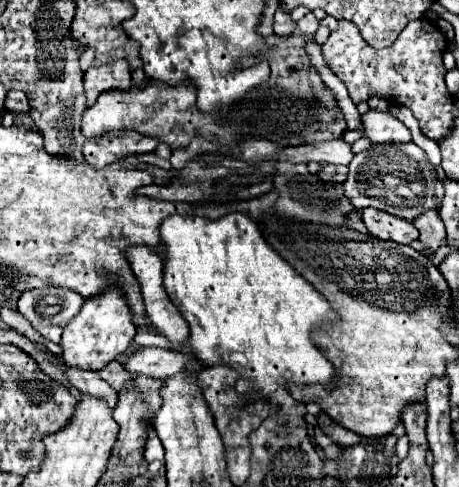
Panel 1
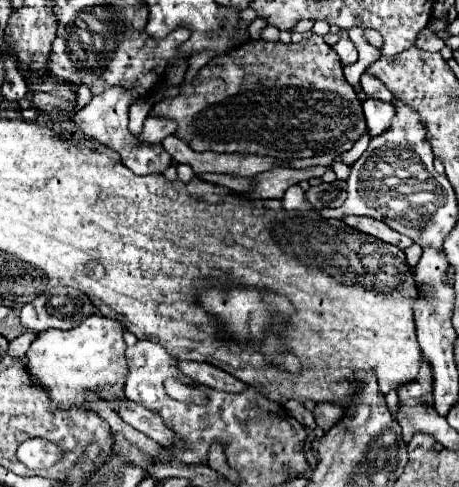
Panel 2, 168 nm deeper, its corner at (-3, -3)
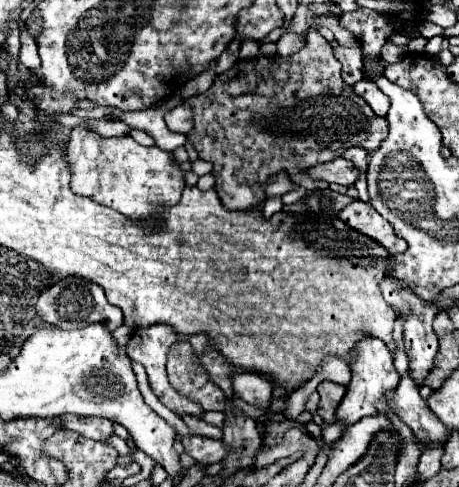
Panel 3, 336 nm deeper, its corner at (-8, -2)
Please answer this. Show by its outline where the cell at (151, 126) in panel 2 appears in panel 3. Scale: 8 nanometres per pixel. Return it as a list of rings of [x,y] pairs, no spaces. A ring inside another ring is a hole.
[[[178,105],[176,109],[166,113],[166,125],[170,131],[176,133],[188,133],[192,129],[192,109],[188,105]]]

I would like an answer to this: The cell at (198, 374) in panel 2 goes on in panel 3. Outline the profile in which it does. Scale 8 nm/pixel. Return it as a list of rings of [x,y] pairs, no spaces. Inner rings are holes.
[[[232,373],[234,393],[250,405],[268,407],[272,397],[272,383],[256,373]]]

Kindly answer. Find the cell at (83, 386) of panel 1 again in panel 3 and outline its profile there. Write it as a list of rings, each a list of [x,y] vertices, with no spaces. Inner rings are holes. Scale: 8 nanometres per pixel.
[[[180,435],[184,451],[194,457],[198,463],[202,465],[210,465],[210,463],[218,463],[220,459],[224,459],[226,455],[226,445],[222,441],[216,439],[208,439],[208,437],[200,437],[200,435]]]

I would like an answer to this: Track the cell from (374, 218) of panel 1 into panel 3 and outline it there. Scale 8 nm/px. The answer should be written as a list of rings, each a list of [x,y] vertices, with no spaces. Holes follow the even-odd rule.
[[[354,201],[354,203],[350,203],[346,209],[340,211],[338,217],[340,217],[342,221],[346,221],[348,227],[360,229],[360,233],[372,237],[374,241],[380,241],[380,245],[384,245],[392,255],[408,249],[408,243],[394,233],[392,225],[390,225],[386,219],[382,219],[382,217],[372,209],[372,205],[364,203],[364,201]]]

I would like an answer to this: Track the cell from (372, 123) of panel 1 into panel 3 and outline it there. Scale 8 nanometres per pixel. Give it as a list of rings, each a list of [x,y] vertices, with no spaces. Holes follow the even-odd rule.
[[[362,79],[354,85],[354,91],[372,107],[378,117],[386,117],[390,109],[390,99],[376,87],[376,83],[372,83],[370,79]]]

